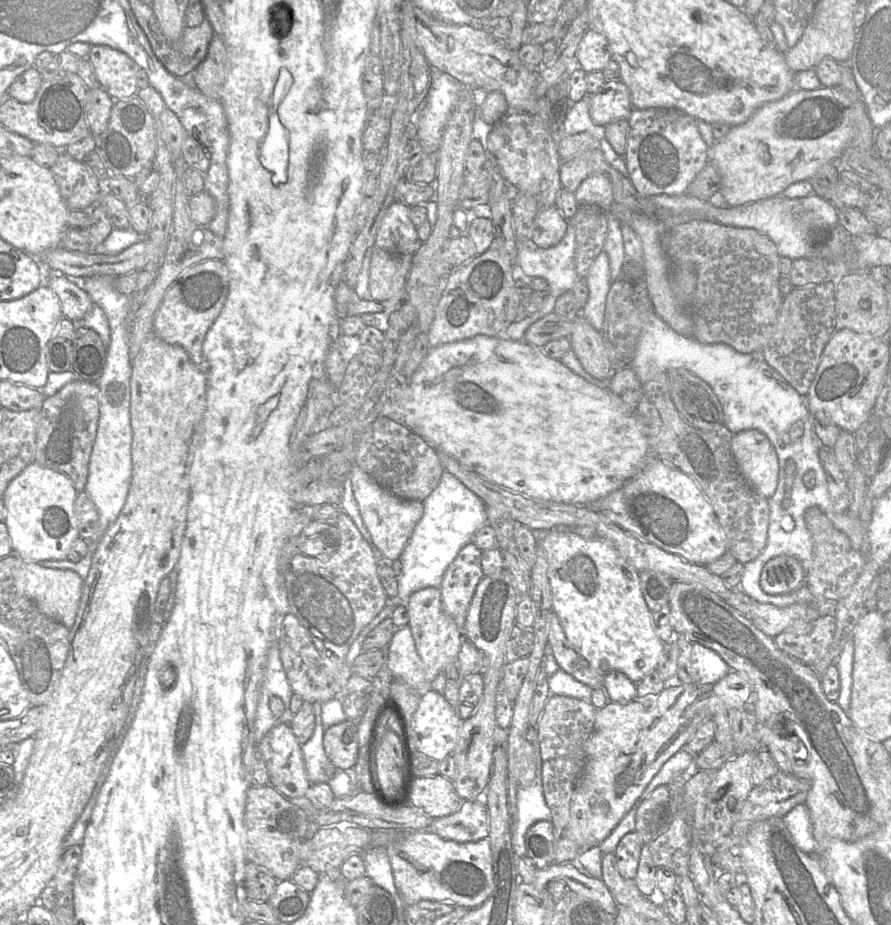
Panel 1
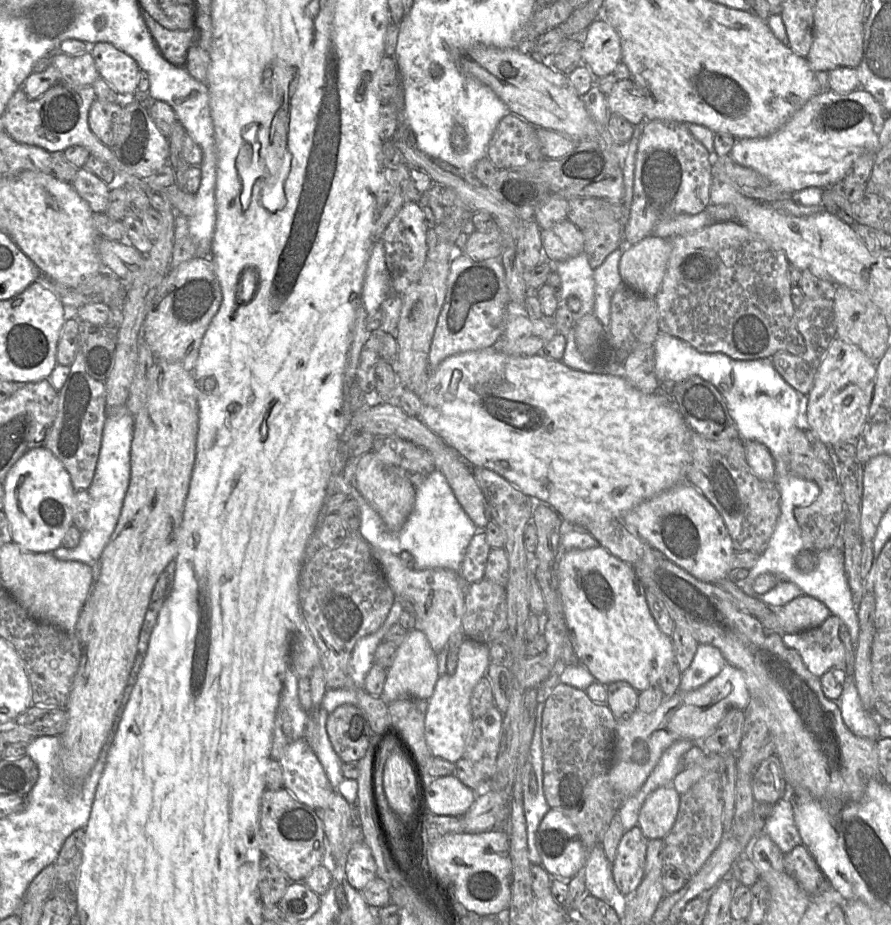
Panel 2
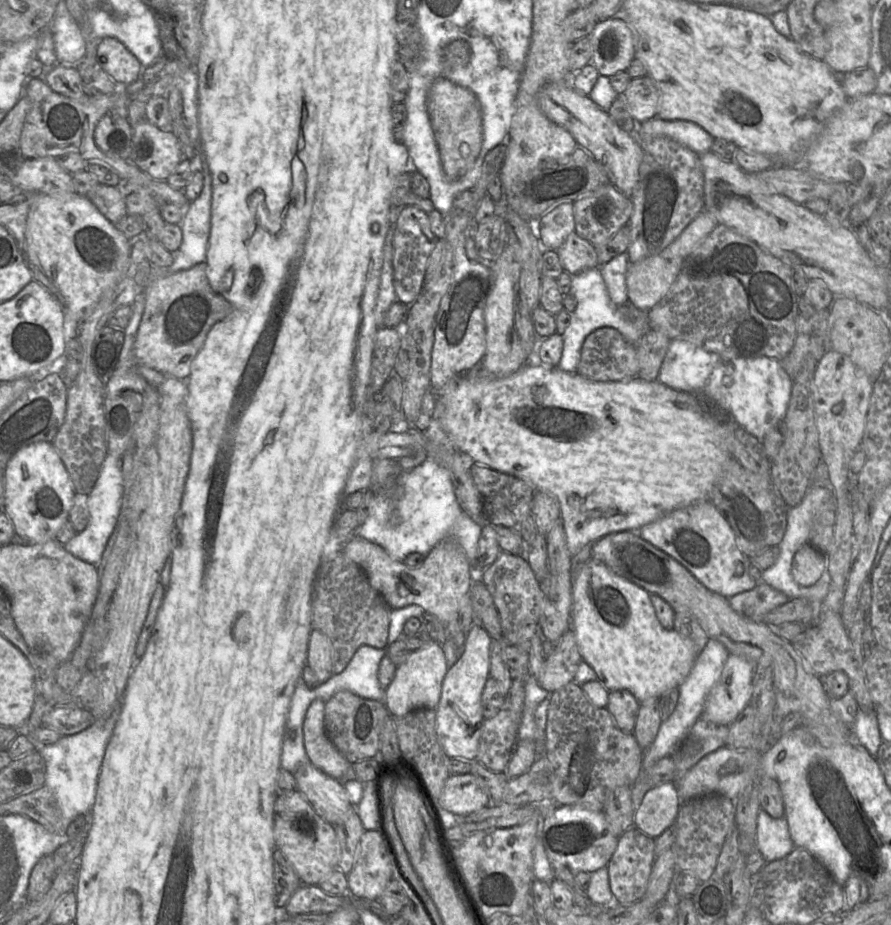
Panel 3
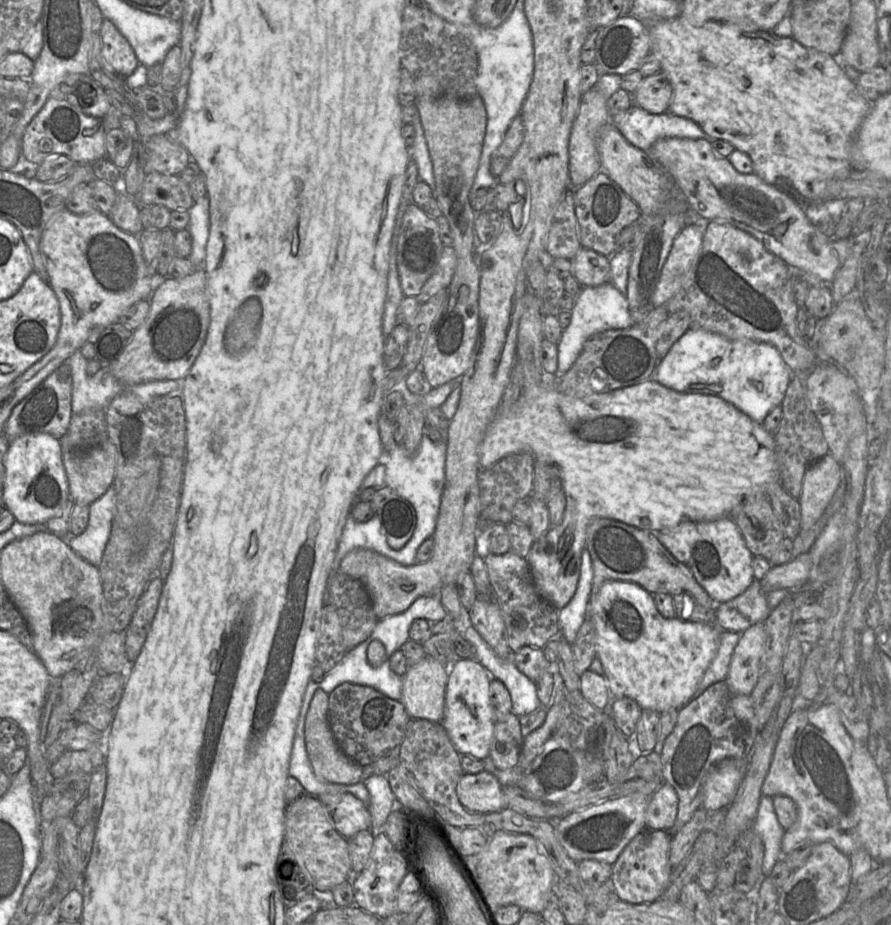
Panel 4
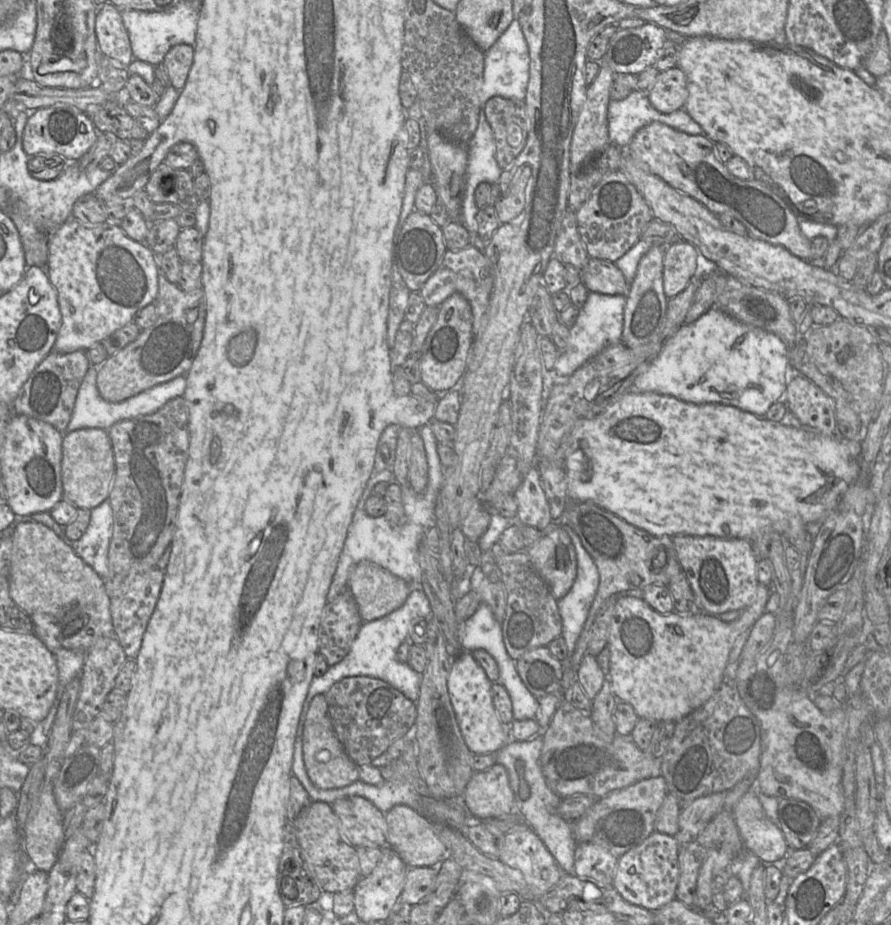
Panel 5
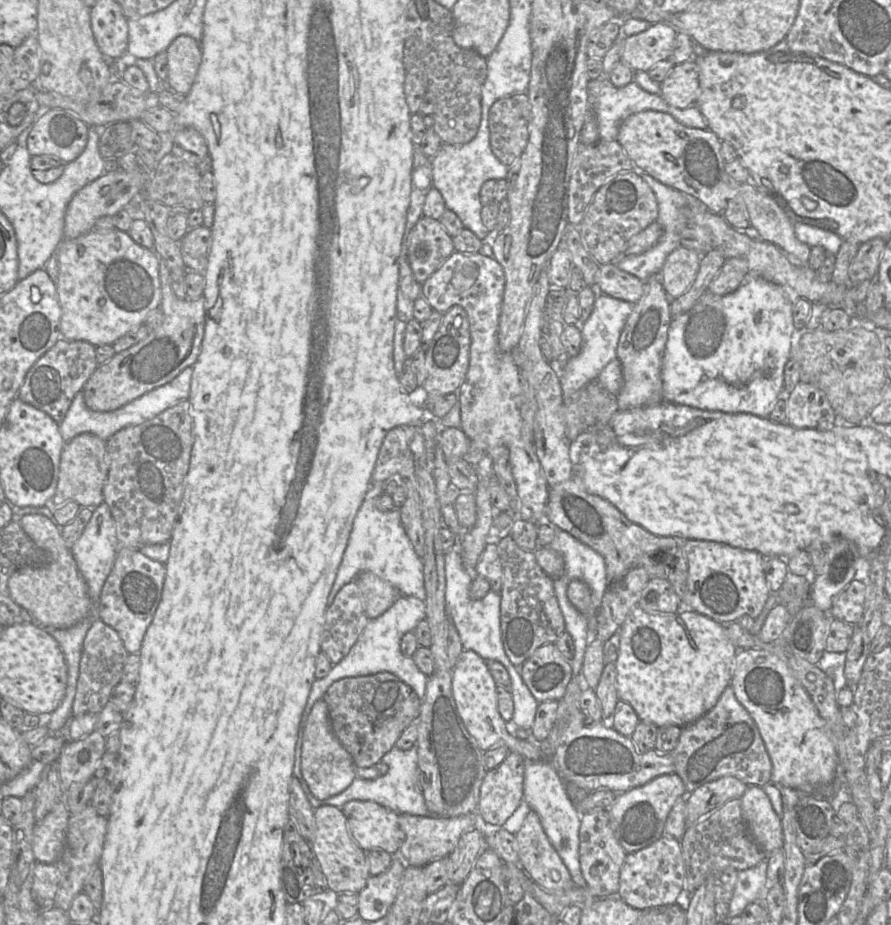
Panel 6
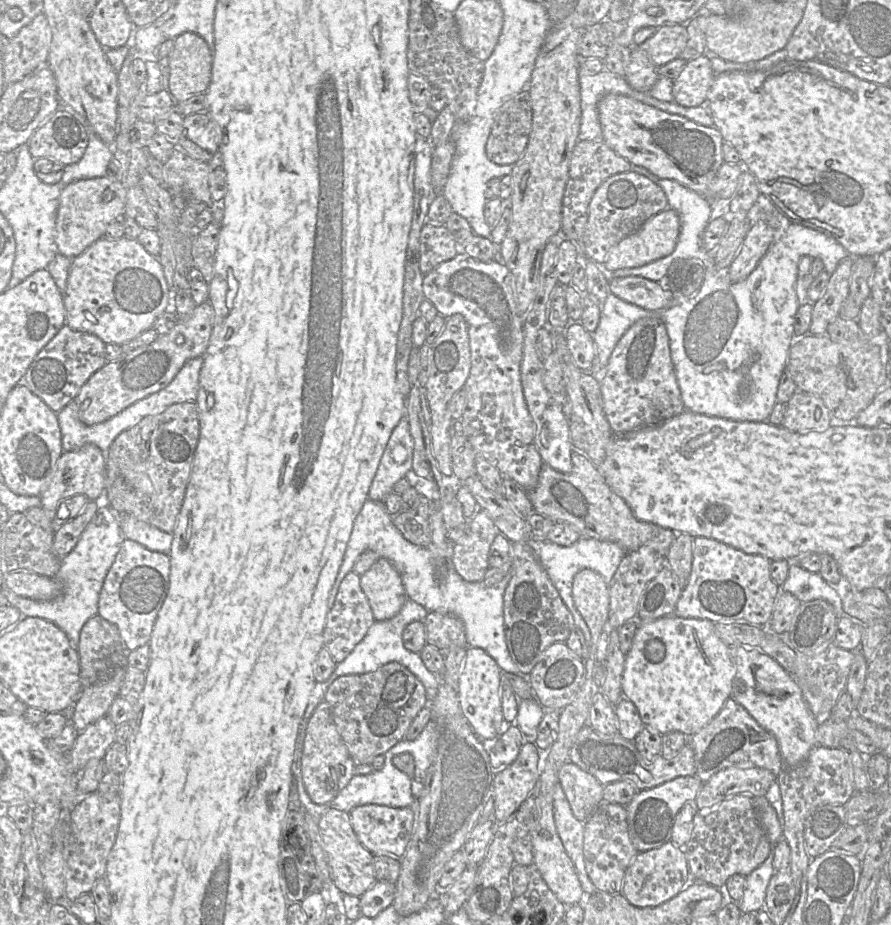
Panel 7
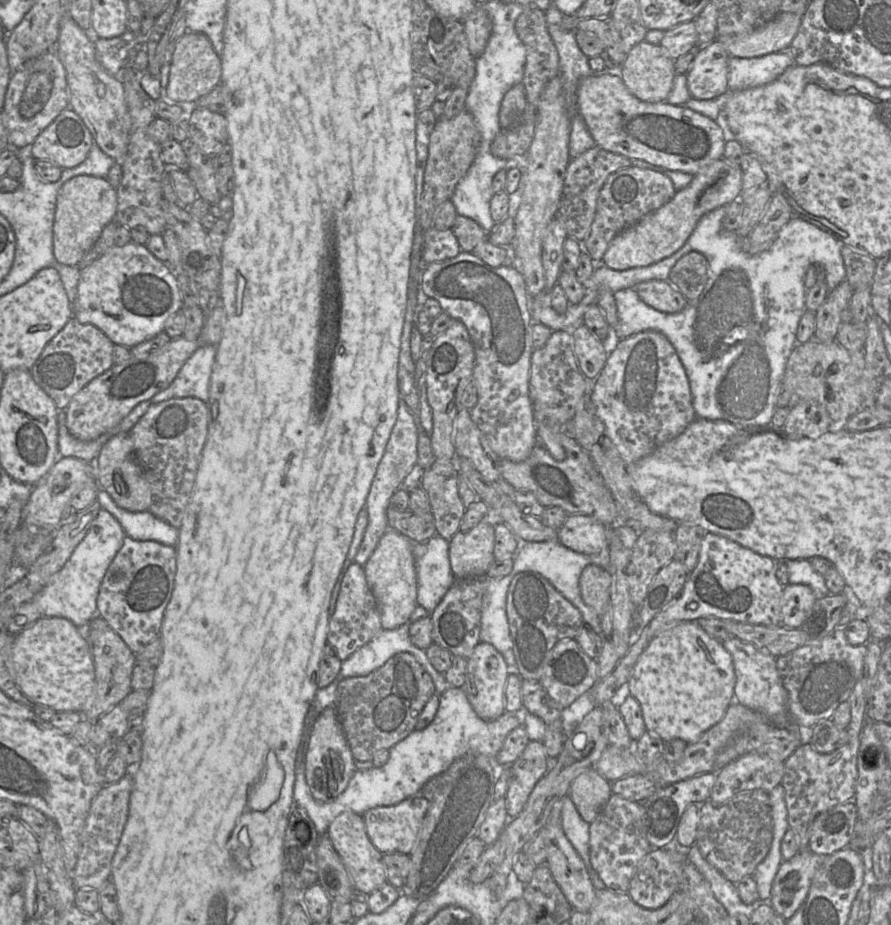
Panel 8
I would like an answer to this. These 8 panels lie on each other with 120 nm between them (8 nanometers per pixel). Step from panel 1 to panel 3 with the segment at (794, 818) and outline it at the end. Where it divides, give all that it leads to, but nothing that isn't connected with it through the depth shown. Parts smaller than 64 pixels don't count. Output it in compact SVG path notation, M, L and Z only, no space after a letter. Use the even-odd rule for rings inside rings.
M760 809L757 818L756 849L764 858L765 864L785 858L794 847L785 816L773 818Z

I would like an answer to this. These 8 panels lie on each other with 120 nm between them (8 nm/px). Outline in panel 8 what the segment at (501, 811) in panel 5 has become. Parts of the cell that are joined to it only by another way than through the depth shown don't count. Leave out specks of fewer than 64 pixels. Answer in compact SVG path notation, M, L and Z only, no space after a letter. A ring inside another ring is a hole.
M530 740L522 754L510 765L511 776L505 794L506 810L510 817L516 817L522 811L552 761L542 741Z

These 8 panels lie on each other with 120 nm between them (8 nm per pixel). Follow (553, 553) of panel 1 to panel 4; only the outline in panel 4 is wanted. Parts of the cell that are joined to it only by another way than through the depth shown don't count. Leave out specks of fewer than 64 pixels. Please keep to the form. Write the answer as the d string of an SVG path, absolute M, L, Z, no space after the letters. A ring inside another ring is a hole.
M606 581L595 596L590 594L588 616L592 620L596 632L596 657L603 666L604 678L607 681L608 689L612 697L629 697L635 700L642 710L654 710L659 713L673 708L680 709L694 697L707 668L717 653L719 638L722 631L717 625L709 625L700 622L686 622L679 620L676 617L670 619L664 618L659 613L652 594L639 585L626 581Z

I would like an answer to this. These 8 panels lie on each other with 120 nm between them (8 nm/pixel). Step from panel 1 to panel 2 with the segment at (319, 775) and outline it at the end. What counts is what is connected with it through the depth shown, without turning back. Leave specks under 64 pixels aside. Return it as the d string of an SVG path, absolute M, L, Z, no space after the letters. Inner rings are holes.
M322 701L318 710L318 725L317 742L313 751L324 768L326 776L331 786L336 789L344 780L341 772L342 761L334 751L326 731L328 712L324 708Z

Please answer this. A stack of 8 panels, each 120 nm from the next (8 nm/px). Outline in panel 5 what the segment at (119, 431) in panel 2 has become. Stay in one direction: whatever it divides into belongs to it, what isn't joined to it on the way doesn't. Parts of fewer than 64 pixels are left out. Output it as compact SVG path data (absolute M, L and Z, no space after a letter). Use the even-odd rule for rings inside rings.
M109 500L91 509L84 534L72 541L72 549L101 578L109 576L108 551L113 535L113 511Z

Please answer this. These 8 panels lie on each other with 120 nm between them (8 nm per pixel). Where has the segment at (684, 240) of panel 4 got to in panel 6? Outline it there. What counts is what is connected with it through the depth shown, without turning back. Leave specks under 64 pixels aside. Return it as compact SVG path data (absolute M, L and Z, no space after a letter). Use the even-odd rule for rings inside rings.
M678 247L666 258L660 271L663 288L669 298L676 299L693 284L701 260L701 255L685 247Z

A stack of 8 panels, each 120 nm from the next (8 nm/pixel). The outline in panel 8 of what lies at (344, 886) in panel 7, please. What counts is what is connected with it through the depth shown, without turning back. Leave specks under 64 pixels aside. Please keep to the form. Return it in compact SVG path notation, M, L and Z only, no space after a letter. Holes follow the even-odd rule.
M353 811L342 812L329 825L327 835L340 856L356 893L369 895L387 883L383 854L371 843L362 815Z

